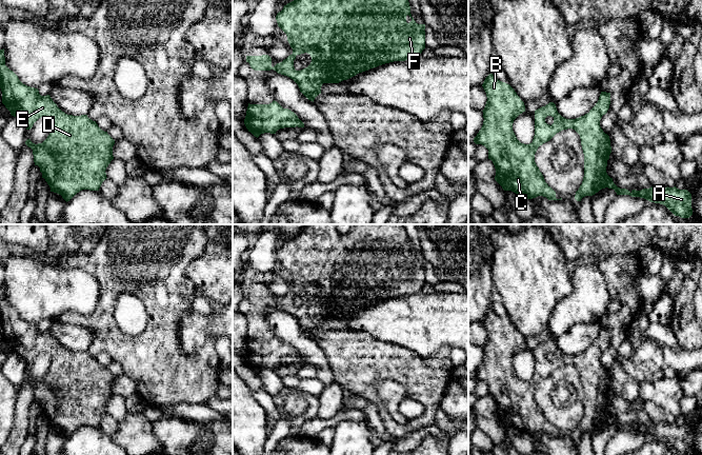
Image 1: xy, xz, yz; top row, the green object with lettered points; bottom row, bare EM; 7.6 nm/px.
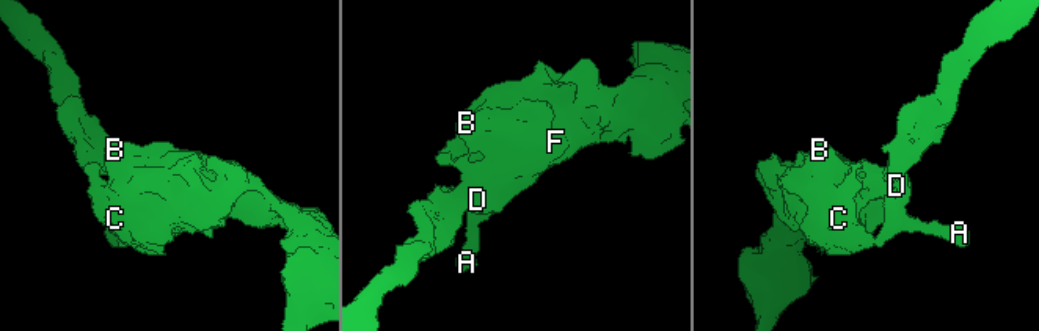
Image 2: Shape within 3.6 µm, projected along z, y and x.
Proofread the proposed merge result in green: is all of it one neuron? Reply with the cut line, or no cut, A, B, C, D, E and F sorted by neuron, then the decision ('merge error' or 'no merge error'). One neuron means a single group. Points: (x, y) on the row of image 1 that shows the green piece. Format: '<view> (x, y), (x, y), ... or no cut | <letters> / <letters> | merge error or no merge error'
no cut | A B C D E F | no merge error

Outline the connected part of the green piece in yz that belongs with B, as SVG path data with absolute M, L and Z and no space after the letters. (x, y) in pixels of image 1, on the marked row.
M493 74L485 78L482 86L487 101L482 111L483 125L474 142L488 150L488 159L496 169L495 180L504 191L512 191L527 199L543 196L548 200L561 200L562 198L556 198L556 192L545 182L535 162L535 154L540 145L549 141L557 133L573 128L580 135L584 154L584 177L575 195L577 201L608 187L617 195L640 197L663 204L681 218L693 215L691 194L687 190L651 186L629 192L618 187L607 175L611 146L609 136L600 126L600 120L609 108L610 93L601 92L596 105L576 119L562 117L554 102L536 110L535 136L531 143L524 144L513 131L514 120L525 112L524 102L509 84L498 80Z

